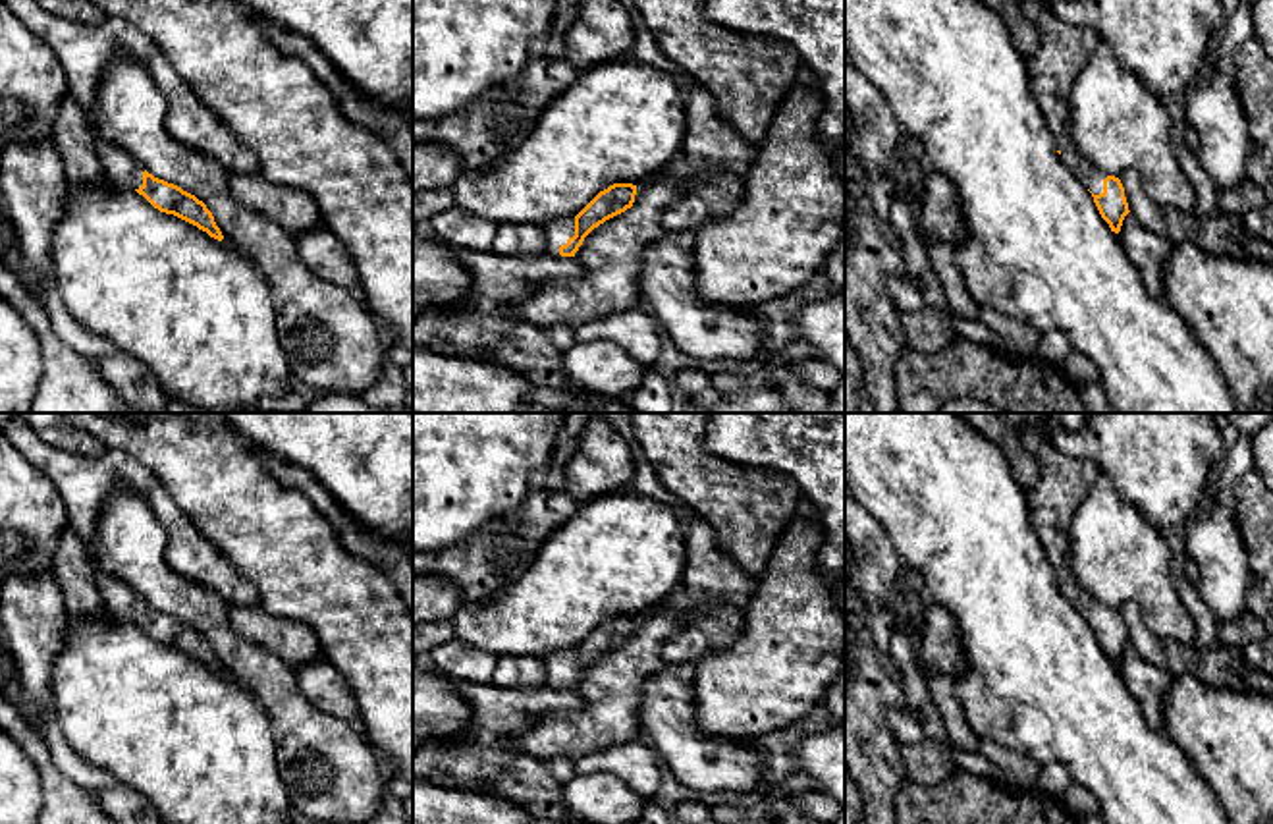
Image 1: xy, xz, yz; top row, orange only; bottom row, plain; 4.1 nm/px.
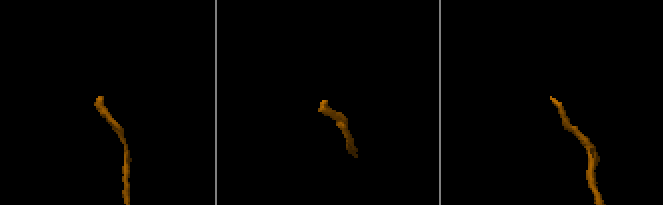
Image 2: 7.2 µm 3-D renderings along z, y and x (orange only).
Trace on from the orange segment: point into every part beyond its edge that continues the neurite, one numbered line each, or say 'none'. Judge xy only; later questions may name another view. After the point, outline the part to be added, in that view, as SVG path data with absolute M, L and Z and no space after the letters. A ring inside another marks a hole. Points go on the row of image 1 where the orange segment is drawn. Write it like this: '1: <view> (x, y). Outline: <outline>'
1: xy (85, 51). Outline: M2 0L60 60L68 77L68 95L77 102L95 137L96 156L106 179L135 191L143 185L145 168L120 145L96 129L96 96L108 68L129 58L139 62L166 98L166 129L183 147L212 156L228 176L258 172L257 154L231 135L214 112L179 77L164 52L122 17L81 23L46 12L37 0Z

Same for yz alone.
1: yz (1063, 53). Outline: M1020 0L1020 4L1040 42L1034 58L1028 60L1032 96L1045 118L1065 168L1086 189L1099 195L1109 174L1076 151L1070 131L1070 91L1088 66L1099 37L1094 29L1070 25L1057 17L1047 0Z

